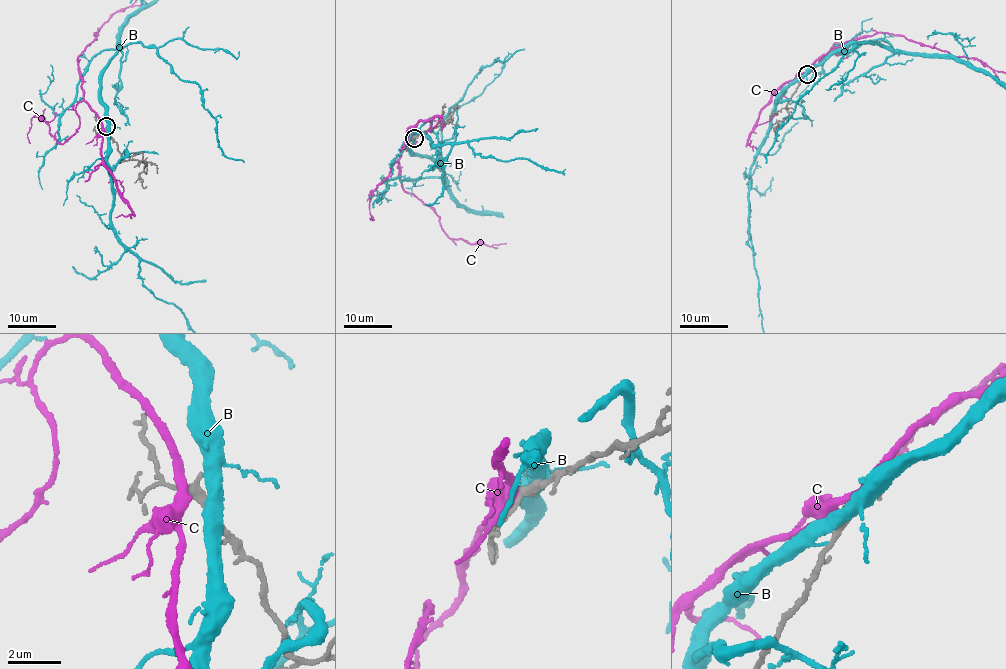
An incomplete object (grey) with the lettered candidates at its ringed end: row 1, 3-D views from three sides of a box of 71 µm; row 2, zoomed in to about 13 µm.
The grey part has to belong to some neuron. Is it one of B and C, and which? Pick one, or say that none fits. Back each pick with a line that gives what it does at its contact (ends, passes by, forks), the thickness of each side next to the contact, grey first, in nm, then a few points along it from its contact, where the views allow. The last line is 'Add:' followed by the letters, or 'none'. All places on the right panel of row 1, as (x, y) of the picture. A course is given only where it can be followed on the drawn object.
Add: none

